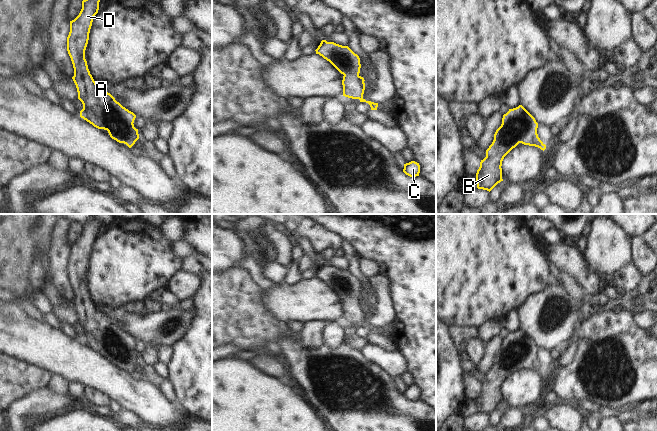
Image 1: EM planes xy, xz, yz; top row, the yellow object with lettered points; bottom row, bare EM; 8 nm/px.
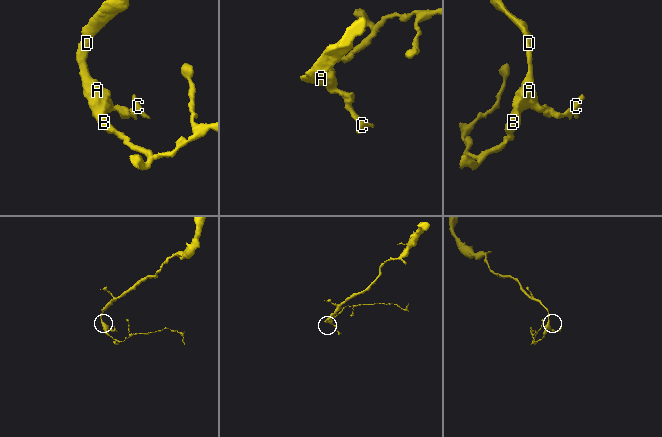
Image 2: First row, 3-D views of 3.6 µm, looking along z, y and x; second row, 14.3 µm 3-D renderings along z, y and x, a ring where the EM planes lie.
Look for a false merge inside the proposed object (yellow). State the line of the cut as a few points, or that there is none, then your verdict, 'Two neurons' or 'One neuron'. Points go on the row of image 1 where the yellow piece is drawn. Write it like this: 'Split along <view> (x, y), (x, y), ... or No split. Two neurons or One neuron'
No split. One neuron.

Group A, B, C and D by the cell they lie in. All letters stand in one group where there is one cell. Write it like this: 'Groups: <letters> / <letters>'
Groups: A B C D.

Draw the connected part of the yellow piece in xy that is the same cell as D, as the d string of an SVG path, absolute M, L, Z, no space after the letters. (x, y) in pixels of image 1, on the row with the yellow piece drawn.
M83 0L79 15L70 21L67 51L71 58L72 77L83 104L80 117L98 129L107 130L110 137L131 148L139 139L134 127L136 115L123 107L107 91L100 89L88 69L85 50L94 16L98 13L100 0Z

